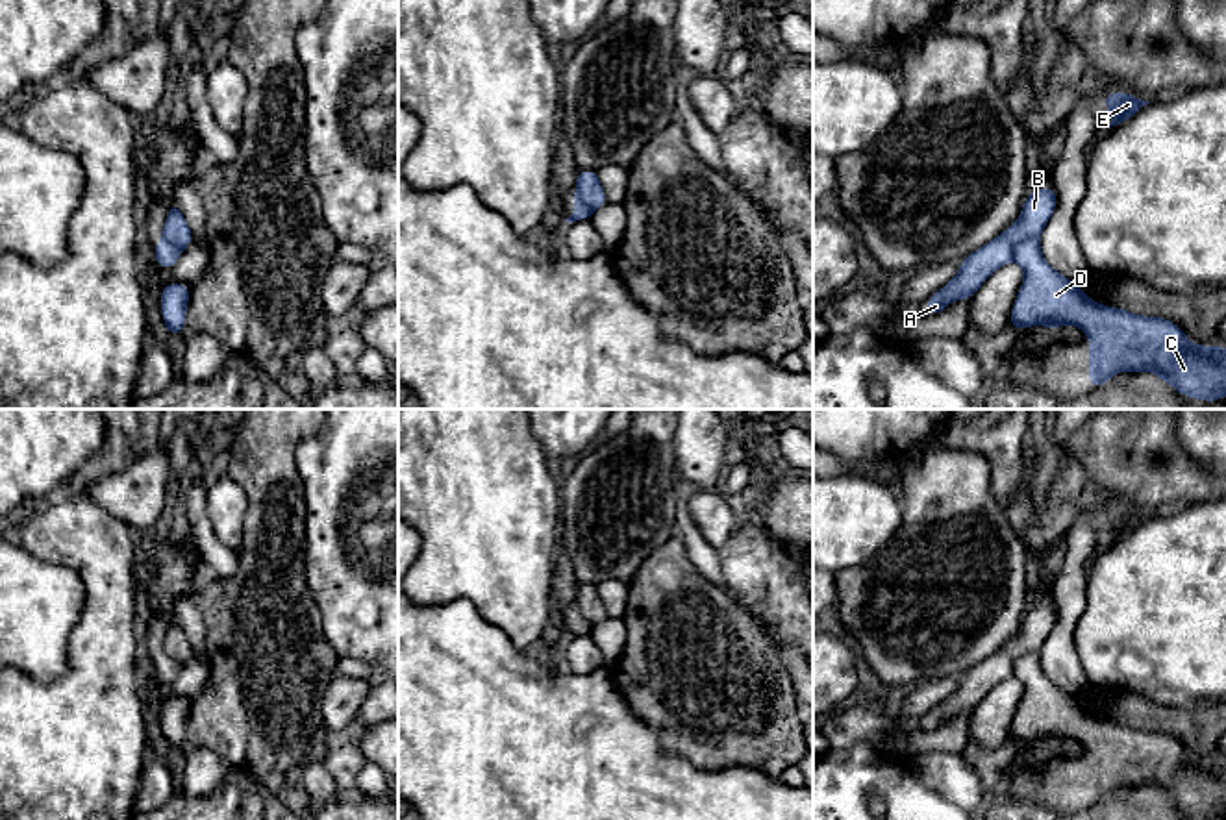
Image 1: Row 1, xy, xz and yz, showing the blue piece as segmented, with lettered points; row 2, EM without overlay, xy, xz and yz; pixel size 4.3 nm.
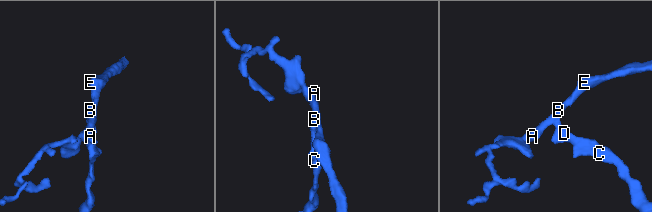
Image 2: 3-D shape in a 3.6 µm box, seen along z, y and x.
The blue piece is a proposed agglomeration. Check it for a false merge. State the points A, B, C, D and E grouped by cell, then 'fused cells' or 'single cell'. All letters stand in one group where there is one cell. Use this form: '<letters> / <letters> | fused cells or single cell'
A B E / C D | fused cells

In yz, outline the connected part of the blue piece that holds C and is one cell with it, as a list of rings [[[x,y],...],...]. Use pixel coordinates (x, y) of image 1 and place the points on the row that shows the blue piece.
[[[1035,237],[1015,244],[1013,261],[1022,268],[1024,280],[1011,307],[1009,326],[1019,331],[1039,324],[1046,329],[1078,326],[1089,339],[1089,385],[1093,389],[1109,381],[1117,372],[1150,370],[1154,378],[1165,379],[1187,398],[1217,402],[1226,396],[1226,350],[1222,346],[1193,344],[1182,328],[1167,318],[1143,317],[1095,302],[1076,281],[1045,261]]]

